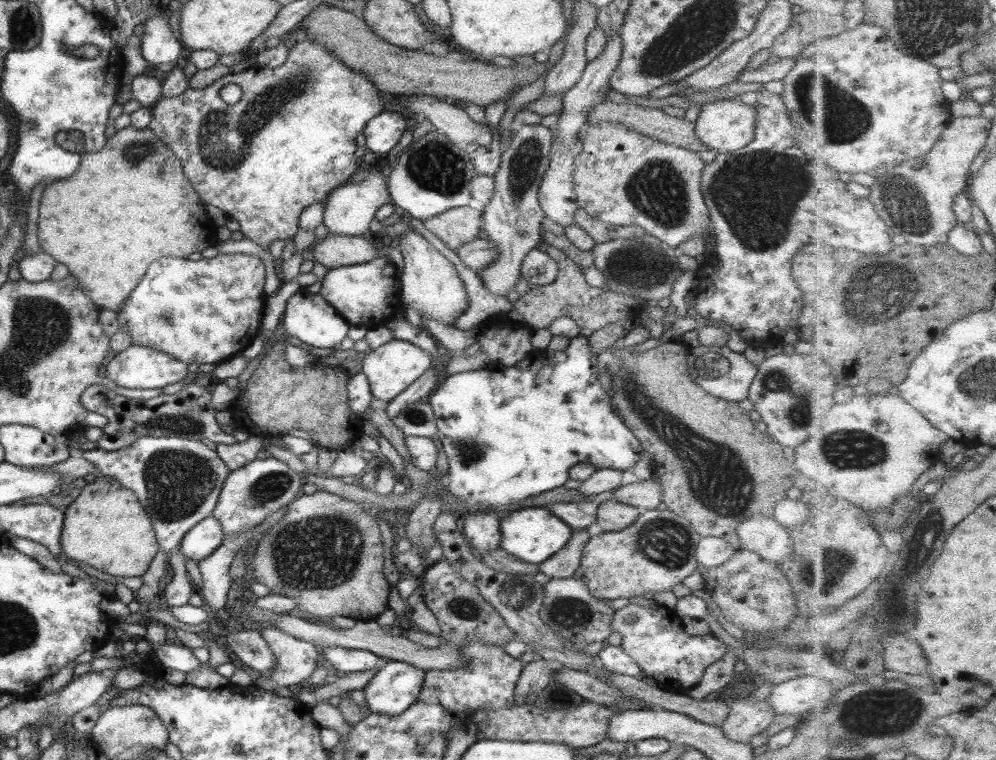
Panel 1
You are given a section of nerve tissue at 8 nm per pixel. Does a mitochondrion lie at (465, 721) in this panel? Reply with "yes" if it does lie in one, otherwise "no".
no

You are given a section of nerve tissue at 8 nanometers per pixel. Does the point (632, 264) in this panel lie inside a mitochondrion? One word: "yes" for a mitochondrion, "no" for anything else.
yes

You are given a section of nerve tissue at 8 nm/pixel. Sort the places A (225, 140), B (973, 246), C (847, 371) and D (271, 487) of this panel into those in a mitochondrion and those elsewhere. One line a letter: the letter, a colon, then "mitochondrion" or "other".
A: mitochondrion
B: other
C: other
D: mitochondrion

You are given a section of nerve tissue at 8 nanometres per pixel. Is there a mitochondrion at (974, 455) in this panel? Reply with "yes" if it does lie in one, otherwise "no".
no

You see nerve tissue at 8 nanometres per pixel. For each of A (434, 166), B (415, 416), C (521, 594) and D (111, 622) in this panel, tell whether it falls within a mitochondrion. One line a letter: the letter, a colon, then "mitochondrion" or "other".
A: mitochondrion
B: mitochondrion
C: mitochondrion
D: other

